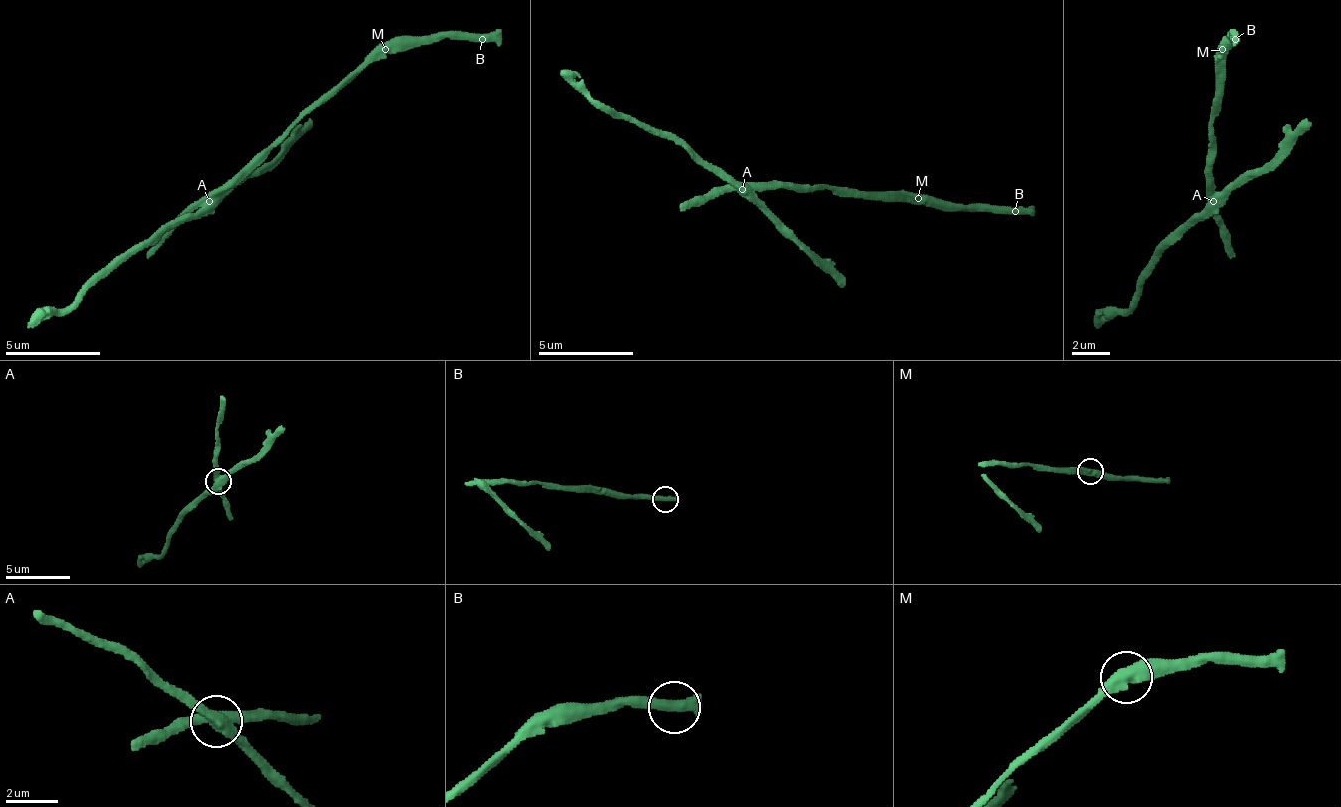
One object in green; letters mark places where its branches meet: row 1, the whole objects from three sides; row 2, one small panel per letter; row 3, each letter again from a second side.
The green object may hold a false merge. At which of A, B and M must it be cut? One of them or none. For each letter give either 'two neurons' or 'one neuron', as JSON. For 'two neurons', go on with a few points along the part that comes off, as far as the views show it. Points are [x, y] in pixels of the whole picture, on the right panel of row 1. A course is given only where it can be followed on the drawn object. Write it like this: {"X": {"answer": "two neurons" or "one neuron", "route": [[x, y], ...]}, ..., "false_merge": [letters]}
{"A": {"answer": "two neurons", "route": [[1212, 202], [1145, 269], [1140, 293], [1093, 322]]}, "B": {"answer": "one neuron"}, "M": {"answer": "one neuron"}, "false_merge": ["A"]}

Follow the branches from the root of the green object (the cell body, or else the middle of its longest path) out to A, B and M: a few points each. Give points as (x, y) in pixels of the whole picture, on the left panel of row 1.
A: (246, 169), (241, 169), (208, 202)
B: (246, 169), (375, 59), (433, 45), (447, 35), (480, 40)
M: (246, 169), (308, 112), (327, 102), (385, 49)

